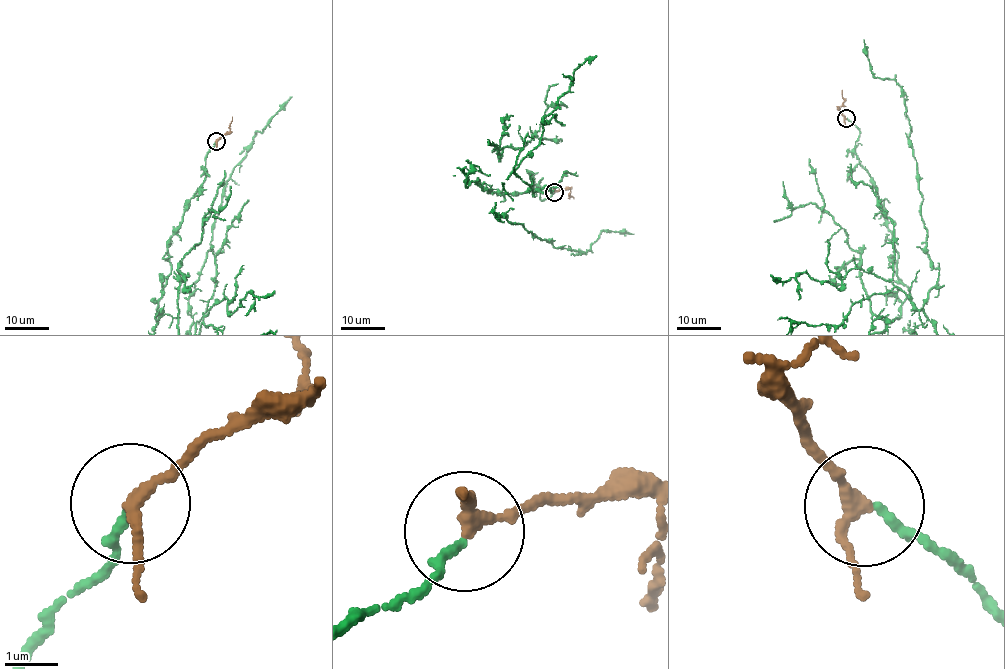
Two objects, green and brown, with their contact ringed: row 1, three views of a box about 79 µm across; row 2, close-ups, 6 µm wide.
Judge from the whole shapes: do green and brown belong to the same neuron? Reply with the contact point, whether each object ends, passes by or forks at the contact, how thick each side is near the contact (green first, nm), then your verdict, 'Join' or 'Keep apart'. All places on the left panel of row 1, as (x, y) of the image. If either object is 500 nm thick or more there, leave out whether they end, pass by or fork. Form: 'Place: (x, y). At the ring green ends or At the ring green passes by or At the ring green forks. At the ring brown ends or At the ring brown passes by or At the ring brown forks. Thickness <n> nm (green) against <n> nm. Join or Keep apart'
Place: (216, 141). At the ring green ends. At the ring brown passes by. Thickness 150 nm (green) against 200 nm. Join

